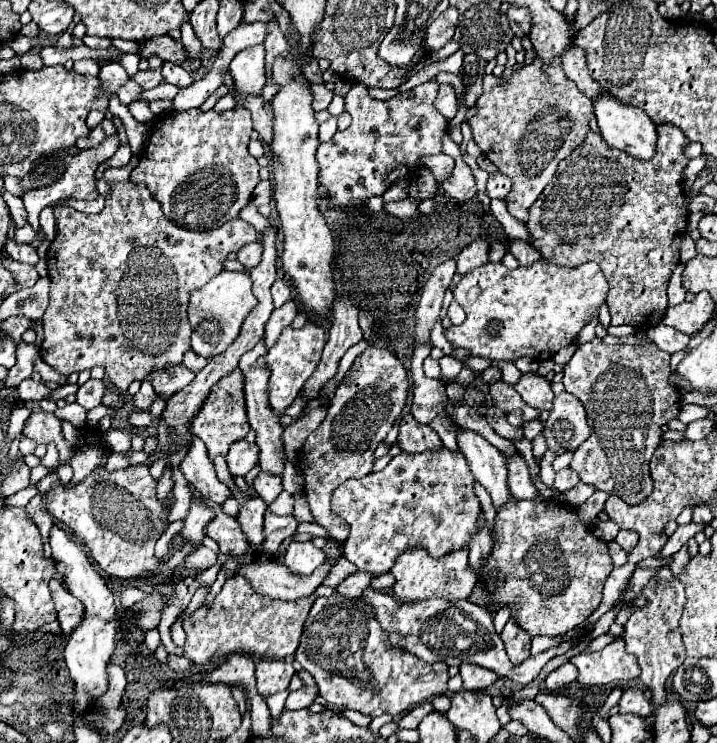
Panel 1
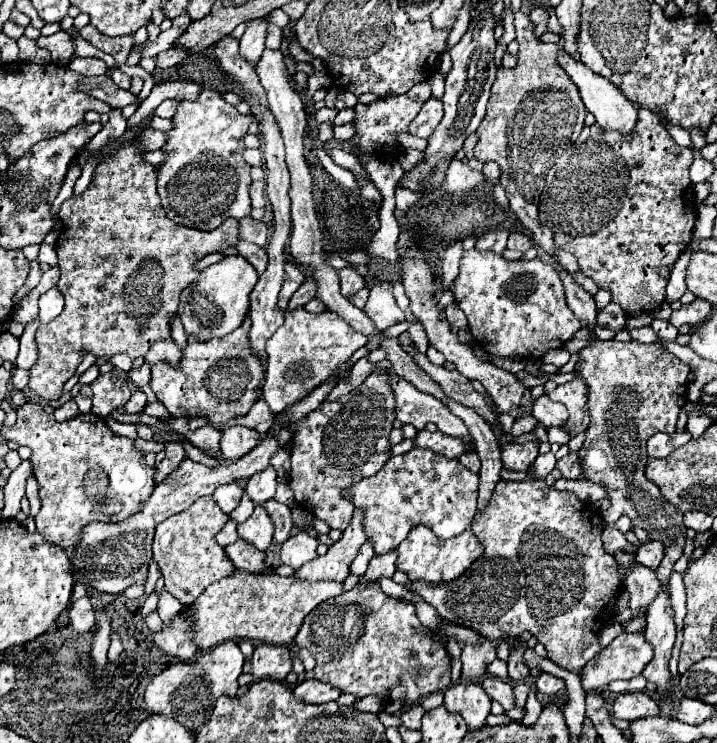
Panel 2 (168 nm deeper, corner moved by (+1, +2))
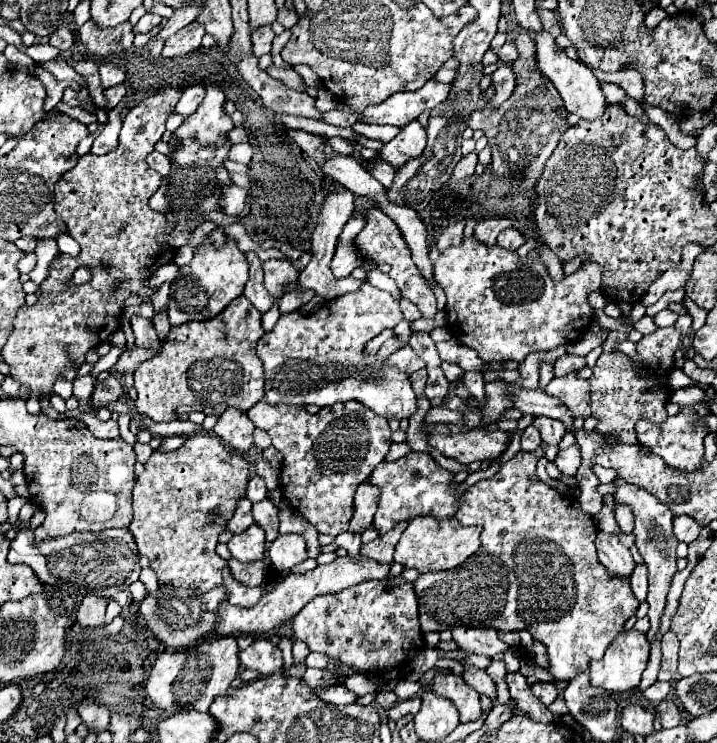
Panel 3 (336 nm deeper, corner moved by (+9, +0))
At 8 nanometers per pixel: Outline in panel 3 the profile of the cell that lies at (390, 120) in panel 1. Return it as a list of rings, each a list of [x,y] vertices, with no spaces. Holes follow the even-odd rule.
[[[428,80],[416,92],[400,92],[392,94],[388,100],[376,106],[368,106],[362,112],[364,124],[392,124],[392,126],[406,126],[408,122],[416,120],[420,112],[436,108],[444,98],[450,94],[450,84],[442,84],[438,80]]]

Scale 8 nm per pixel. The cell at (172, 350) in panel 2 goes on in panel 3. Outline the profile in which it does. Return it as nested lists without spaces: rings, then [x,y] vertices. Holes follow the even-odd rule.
[[[134,314],[134,316],[130,316],[130,324],[132,324],[134,336],[136,336],[136,346],[142,346],[142,348],[160,348],[160,342],[156,338],[152,320]]]

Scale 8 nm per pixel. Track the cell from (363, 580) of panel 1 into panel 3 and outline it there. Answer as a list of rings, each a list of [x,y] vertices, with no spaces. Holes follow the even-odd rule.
[[[400,522],[396,524],[390,532],[386,532],[384,536],[378,536],[376,540],[362,544],[360,546],[360,554],[368,556],[368,558],[376,558],[378,562],[392,562],[392,554],[394,554],[394,546],[398,544],[402,532],[406,530],[408,522]]]

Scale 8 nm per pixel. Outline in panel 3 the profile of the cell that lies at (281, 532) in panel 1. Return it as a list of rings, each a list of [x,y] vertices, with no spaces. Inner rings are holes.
[[[264,498],[262,502],[254,504],[252,514],[254,514],[254,522],[266,532],[266,542],[270,544],[272,540],[276,540],[278,538],[278,508],[268,498]]]

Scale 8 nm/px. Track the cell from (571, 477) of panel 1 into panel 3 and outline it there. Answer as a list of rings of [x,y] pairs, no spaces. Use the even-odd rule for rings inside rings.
[[[576,444],[570,446],[570,448],[566,448],[566,450],[560,450],[554,464],[558,466],[558,470],[560,470],[562,474],[576,476],[578,466],[580,466],[580,450],[576,450]]]

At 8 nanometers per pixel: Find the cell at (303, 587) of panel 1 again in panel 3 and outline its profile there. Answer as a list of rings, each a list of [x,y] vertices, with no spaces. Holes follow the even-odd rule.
[[[370,478],[358,486],[354,496],[354,518],[350,520],[350,532],[364,532],[372,526],[372,518],[378,508],[378,498],[380,488],[374,486]]]

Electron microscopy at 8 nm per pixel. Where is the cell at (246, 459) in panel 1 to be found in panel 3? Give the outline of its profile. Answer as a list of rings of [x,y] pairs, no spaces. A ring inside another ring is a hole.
[[[228,408],[220,414],[214,434],[222,438],[224,442],[230,444],[232,450],[236,452],[248,452],[252,446],[252,434],[254,434],[254,424],[250,422],[248,414],[236,408]]]

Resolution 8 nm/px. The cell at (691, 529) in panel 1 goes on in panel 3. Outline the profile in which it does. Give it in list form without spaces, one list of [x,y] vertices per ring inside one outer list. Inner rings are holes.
[[[644,564],[636,566],[636,570],[630,576],[630,584],[632,584],[632,592],[638,598],[638,602],[644,602],[648,594],[648,572]]]

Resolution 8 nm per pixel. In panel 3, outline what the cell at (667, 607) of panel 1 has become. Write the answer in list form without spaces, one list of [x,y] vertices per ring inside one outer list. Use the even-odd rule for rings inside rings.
[[[598,530],[594,546],[596,546],[600,564],[606,566],[606,570],[612,576],[630,576],[632,574],[636,564],[630,556],[630,550],[620,544],[616,534],[606,534],[606,532]]]

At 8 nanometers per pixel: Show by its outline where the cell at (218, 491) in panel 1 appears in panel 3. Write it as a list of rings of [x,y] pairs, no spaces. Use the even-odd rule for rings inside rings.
[[[242,498],[236,506],[236,514],[232,516],[232,522],[228,522],[228,530],[232,534],[242,534],[244,530],[248,530],[254,524],[250,510],[252,510],[252,502],[248,498]]]

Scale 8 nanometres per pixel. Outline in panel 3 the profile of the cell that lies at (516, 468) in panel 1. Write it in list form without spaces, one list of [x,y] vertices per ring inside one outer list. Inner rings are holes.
[[[528,426],[522,434],[522,450],[536,450],[540,444],[540,430],[536,426]]]

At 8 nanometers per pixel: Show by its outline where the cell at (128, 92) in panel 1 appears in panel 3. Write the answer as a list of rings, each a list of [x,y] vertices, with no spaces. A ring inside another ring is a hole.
[[[100,64],[100,82],[104,88],[110,88],[110,86],[116,86],[120,82],[124,82],[124,70],[120,70],[118,66],[114,64]]]

